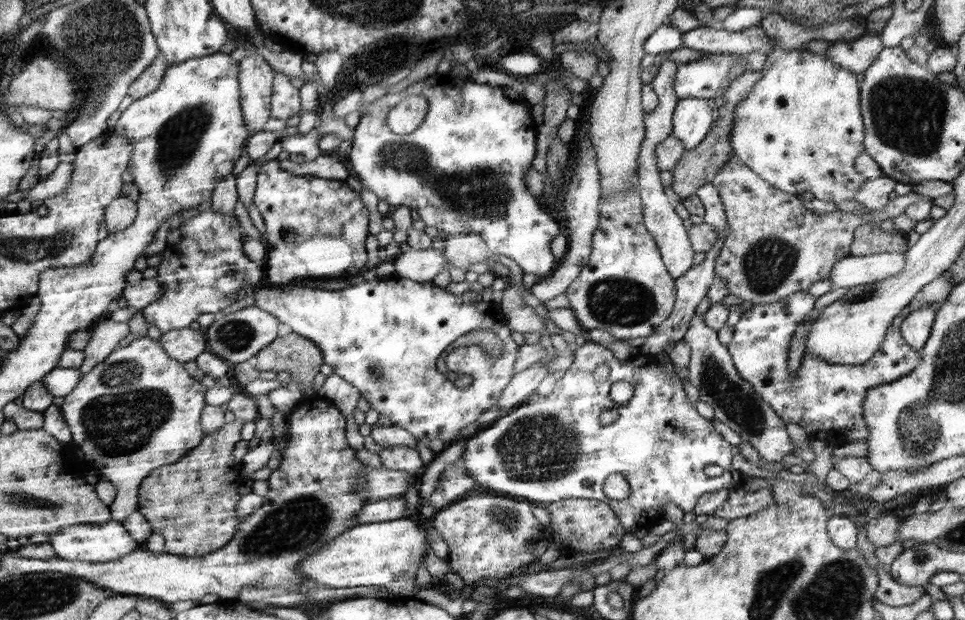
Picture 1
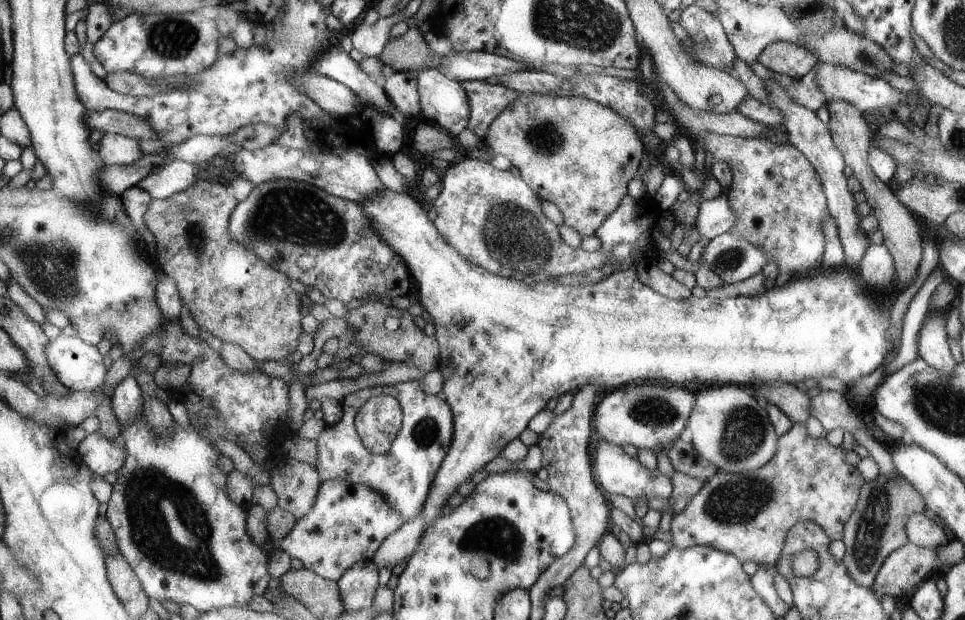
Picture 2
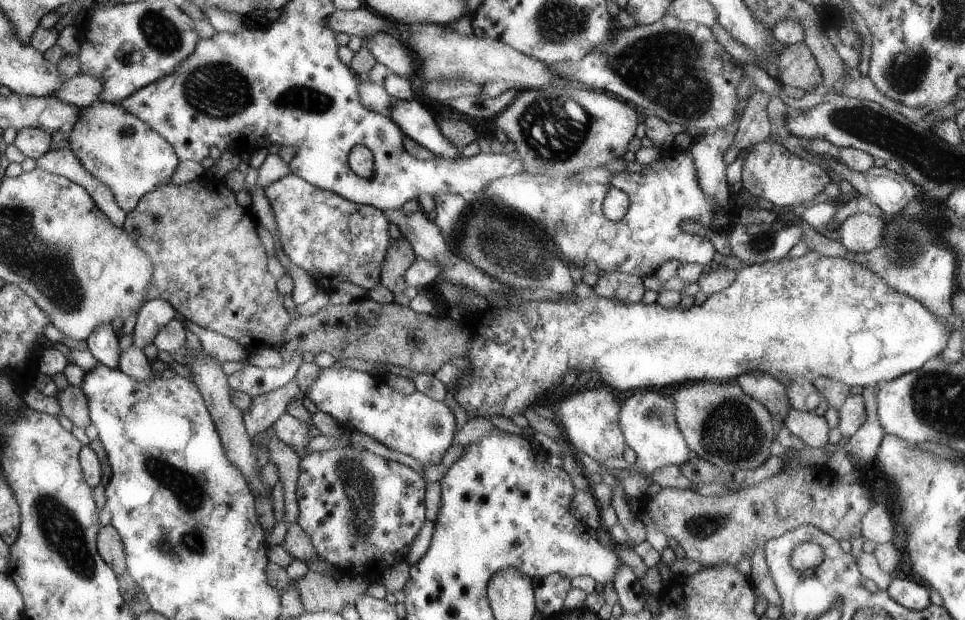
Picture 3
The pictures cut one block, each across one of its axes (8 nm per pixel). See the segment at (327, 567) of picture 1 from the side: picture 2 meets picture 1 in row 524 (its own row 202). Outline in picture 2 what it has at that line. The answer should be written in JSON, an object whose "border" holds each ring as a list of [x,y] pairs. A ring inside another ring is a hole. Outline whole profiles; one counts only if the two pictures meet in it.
{"border":[[[384,186],[379,193],[373,197],[368,197],[362,202],[357,202],[361,206],[362,212],[372,220],[371,226],[383,243],[389,245],[394,252],[397,252],[405,261],[409,268],[410,276],[414,277],[414,282],[418,284],[419,303],[423,310],[429,314],[432,324],[434,324],[435,332],[432,339],[439,344],[439,353],[437,356],[437,368],[444,377],[444,388],[441,395],[452,406],[454,416],[454,439],[452,446],[449,448],[448,454],[445,456],[444,462],[441,464],[434,477],[431,491],[428,498],[424,502],[421,514],[425,520],[425,526],[428,528],[430,523],[436,521],[442,515],[442,506],[448,504],[449,497],[457,492],[458,486],[462,482],[468,482],[470,477],[478,470],[482,470],[488,462],[500,456],[503,449],[512,443],[514,439],[518,439],[521,432],[524,432],[529,426],[530,419],[536,416],[540,411],[546,408],[546,404],[552,398],[557,398],[567,392],[575,392],[583,384],[598,383],[602,388],[602,392],[616,389],[618,390],[624,385],[634,385],[646,382],[646,380],[660,380],[661,382],[670,382],[670,384],[690,384],[690,382],[698,382],[706,386],[742,384],[743,387],[753,387],[764,383],[790,383],[796,385],[796,382],[813,378],[817,380],[822,376],[834,376],[840,378],[846,384],[848,390],[856,386],[858,378],[868,376],[874,372],[886,358],[886,354],[893,348],[893,344],[888,342],[886,338],[886,330],[890,326],[890,310],[886,310],[886,302],[882,302],[882,310],[880,310],[880,299],[886,298],[886,294],[880,294],[878,300],[874,300],[874,296],[864,290],[860,290],[860,284],[856,280],[858,269],[850,271],[842,268],[832,273],[826,270],[815,270],[814,272],[804,276],[793,276],[782,286],[775,285],[762,296],[749,297],[730,297],[724,300],[713,299],[708,296],[703,298],[692,295],[686,300],[669,299],[655,290],[646,286],[643,280],[638,280],[636,274],[637,268],[632,265],[630,268],[618,271],[614,270],[611,275],[600,279],[598,282],[589,285],[563,285],[544,281],[539,283],[526,284],[525,281],[509,279],[488,272],[482,265],[469,263],[462,255],[454,249],[446,238],[438,229],[430,222],[426,210],[408,194],[404,192],[396,192]]]}

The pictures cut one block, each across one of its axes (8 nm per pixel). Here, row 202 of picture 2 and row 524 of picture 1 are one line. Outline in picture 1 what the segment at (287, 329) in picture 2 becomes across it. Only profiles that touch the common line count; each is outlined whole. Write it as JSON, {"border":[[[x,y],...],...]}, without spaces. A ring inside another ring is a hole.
{"border":[[[243,420],[224,423],[218,430],[206,434],[197,448],[177,463],[158,467],[148,478],[142,482],[139,488],[139,504],[137,510],[152,527],[152,534],[157,532],[165,542],[164,550],[183,557],[201,557],[220,551],[224,548],[238,531],[239,518],[237,517],[236,502],[238,486],[242,484],[238,480],[240,468],[232,456],[232,450],[236,442],[240,442],[240,430],[244,426]],[[192,470],[194,480],[190,480],[188,472]]]}

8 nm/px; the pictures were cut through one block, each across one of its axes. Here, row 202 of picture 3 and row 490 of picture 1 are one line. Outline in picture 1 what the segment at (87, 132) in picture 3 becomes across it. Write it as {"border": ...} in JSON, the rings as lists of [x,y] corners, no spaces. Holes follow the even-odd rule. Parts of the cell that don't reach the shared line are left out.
{"border":[[[148,336],[138,337],[129,345],[114,350],[106,360],[94,366],[86,375],[82,375],[76,388],[65,396],[64,403],[59,406],[62,416],[71,430],[73,438],[71,442],[72,446],[79,448],[80,452],[84,454],[83,457],[87,464],[95,466],[95,469],[100,471],[99,478],[109,480],[116,487],[117,493],[109,508],[117,519],[123,520],[130,516],[132,512],[136,512],[139,504],[139,488],[142,482],[144,482],[154,470],[158,467],[177,463],[180,459],[185,459],[194,448],[199,446],[201,440],[206,435],[204,429],[201,427],[201,415],[204,414],[204,408],[207,403],[206,398],[204,398],[206,388],[204,388],[198,380],[194,380],[194,378],[184,370],[182,363],[182,361],[174,360],[174,357],[171,357],[169,353],[165,351],[165,347],[162,344],[158,344],[156,340]]]}

